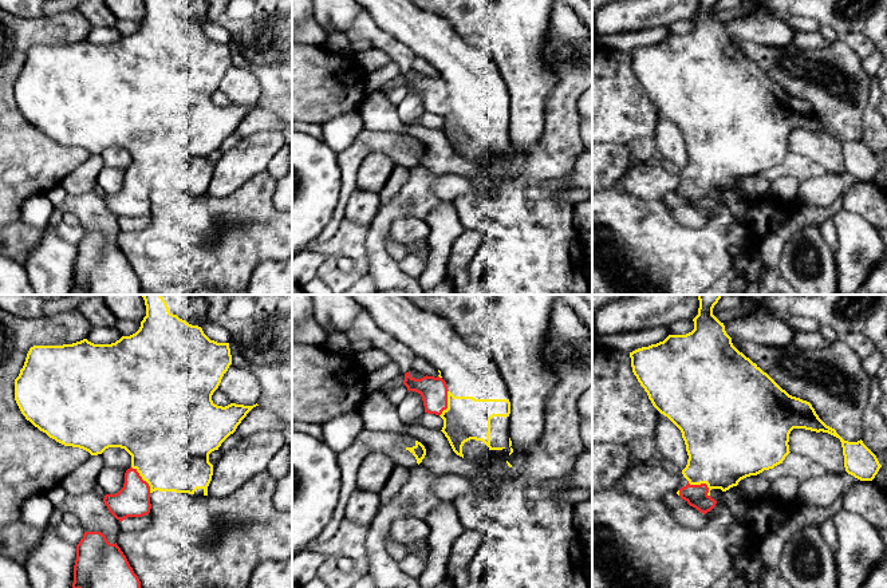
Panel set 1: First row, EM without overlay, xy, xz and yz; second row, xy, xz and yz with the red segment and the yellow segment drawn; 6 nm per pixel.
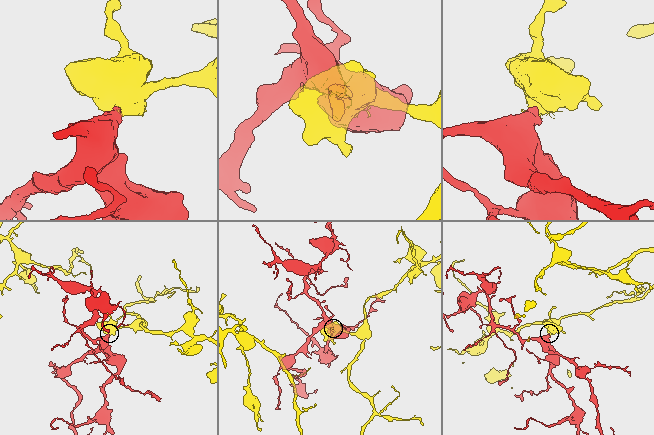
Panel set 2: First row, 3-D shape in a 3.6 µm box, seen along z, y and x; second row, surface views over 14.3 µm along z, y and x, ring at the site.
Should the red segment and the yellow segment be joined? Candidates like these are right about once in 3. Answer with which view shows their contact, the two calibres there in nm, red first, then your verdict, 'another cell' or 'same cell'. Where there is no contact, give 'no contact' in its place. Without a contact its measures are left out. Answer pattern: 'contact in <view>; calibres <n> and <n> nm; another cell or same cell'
contact in yz; calibres 130 and 420 nm; same cell

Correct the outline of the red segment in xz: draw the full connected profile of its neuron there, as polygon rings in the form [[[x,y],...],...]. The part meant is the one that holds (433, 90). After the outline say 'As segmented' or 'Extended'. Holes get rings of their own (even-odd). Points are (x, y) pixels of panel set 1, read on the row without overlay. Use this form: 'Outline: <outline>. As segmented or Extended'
Outline: [[[438,70],[438,72],[439,72],[439,75],[437,78],[426,75],[421,79],[415,79],[410,75],[410,71],[409,71],[409,72],[405,74],[403,84],[407,87],[409,92],[415,91],[422,96],[423,106],[425,106],[425,113],[439,115],[444,119],[444,127],[442,127],[441,131],[448,138],[453,151],[457,155],[464,158],[462,146],[464,146],[465,142],[468,142],[470,139],[482,141],[489,147],[489,150],[502,150],[502,149],[505,149],[505,147],[492,147],[489,134],[490,134],[490,119],[493,117],[504,117],[504,118],[509,117],[509,114],[510,114],[509,99],[476,99],[473,96],[454,96],[448,90],[446,82],[442,79],[439,70]]]. Extended

